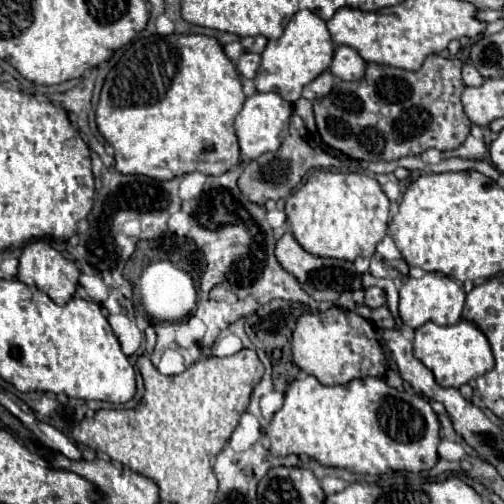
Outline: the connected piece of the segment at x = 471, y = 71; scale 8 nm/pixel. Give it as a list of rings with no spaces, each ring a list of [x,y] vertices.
[[[466,64],[462,68],[462,80],[466,86],[482,86],[484,84],[484,78],[482,74],[472,66],[472,64]]]

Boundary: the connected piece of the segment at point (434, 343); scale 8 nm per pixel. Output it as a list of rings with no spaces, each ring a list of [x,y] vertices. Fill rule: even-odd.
[[[460,320],[452,326],[438,326],[434,322],[426,322],[416,328],[414,336],[414,356],[434,372],[436,382],[444,388],[460,388],[462,384],[482,376],[484,372],[494,368],[494,356],[484,332],[470,320]]]

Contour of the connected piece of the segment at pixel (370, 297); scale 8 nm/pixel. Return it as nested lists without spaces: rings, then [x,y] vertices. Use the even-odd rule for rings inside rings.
[[[372,286],[372,288],[366,288],[364,290],[366,296],[364,296],[364,304],[370,306],[370,308],[380,308],[386,304],[386,292],[378,286]]]

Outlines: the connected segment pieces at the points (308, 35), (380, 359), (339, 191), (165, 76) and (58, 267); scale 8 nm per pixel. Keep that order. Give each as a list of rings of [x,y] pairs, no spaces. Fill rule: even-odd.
[[[298,10],[288,22],[282,38],[270,40],[262,52],[262,64],[258,76],[254,78],[256,90],[260,92],[280,92],[284,100],[296,102],[302,96],[302,88],[310,84],[318,74],[330,68],[334,56],[334,40],[326,28],[326,22],[310,10]]]
[[[332,306],[326,312],[302,314],[292,334],[292,360],[306,374],[316,376],[326,386],[348,384],[354,378],[384,378],[388,364],[376,338],[372,322],[352,310]]]
[[[316,170],[306,184],[286,200],[286,216],[298,244],[314,256],[354,262],[358,256],[370,258],[376,244],[388,230],[390,200],[378,180],[362,172]]]
[[[172,34],[168,38],[146,36],[132,42],[106,76],[96,108],[96,124],[100,134],[114,148],[118,172],[144,174],[156,180],[172,180],[188,172],[216,176],[238,164],[240,146],[234,134],[234,118],[244,100],[238,70],[216,38],[200,34]]]
[[[36,240],[22,248],[18,280],[46,292],[56,304],[66,304],[78,288],[80,270],[48,242]]]

